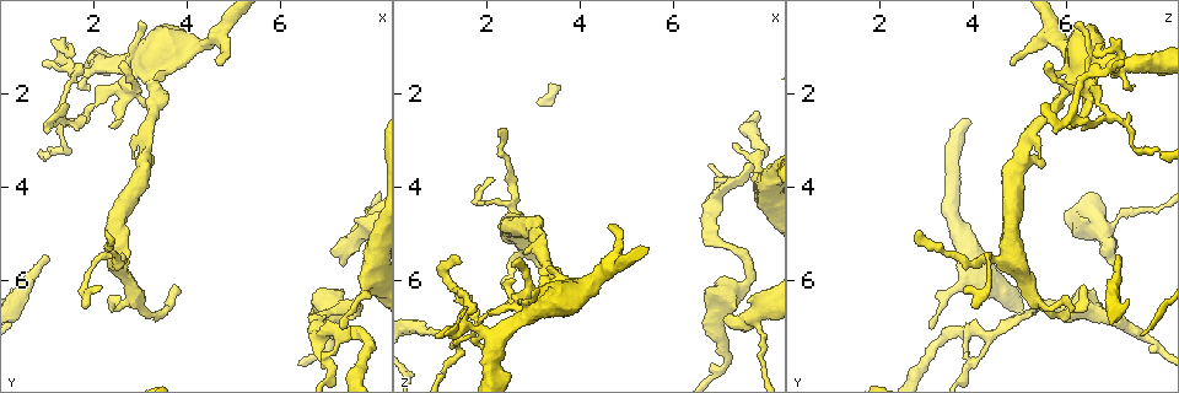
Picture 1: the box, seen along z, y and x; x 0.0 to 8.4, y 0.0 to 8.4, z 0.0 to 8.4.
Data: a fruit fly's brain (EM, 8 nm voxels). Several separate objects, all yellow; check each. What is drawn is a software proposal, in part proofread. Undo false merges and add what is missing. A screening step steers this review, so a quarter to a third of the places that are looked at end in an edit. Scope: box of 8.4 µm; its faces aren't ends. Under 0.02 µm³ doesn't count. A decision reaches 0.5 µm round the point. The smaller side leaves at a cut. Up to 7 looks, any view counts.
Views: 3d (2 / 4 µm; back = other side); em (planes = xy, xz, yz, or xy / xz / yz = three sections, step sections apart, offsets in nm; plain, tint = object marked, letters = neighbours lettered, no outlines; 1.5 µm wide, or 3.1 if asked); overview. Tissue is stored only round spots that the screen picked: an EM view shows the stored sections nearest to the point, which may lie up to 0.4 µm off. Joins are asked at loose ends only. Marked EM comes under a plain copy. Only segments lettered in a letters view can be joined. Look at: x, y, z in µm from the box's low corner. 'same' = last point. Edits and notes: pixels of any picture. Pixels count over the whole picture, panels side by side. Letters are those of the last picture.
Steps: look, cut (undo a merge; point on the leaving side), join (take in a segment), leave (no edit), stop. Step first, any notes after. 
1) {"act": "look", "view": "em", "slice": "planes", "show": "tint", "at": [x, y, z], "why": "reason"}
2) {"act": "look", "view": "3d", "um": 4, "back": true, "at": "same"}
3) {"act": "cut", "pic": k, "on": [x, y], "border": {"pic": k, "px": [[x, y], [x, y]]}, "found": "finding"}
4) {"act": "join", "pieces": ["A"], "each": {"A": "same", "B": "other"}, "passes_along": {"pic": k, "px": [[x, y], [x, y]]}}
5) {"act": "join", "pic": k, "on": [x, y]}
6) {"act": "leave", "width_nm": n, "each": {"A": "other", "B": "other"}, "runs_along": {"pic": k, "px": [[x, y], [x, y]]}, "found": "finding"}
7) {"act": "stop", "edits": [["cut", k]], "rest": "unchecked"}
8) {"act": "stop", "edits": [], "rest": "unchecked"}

{"act": "look", "view": "3d", "um": 4, "at": [1.40, 3.25, 7.55], "why": "sharp bend"}

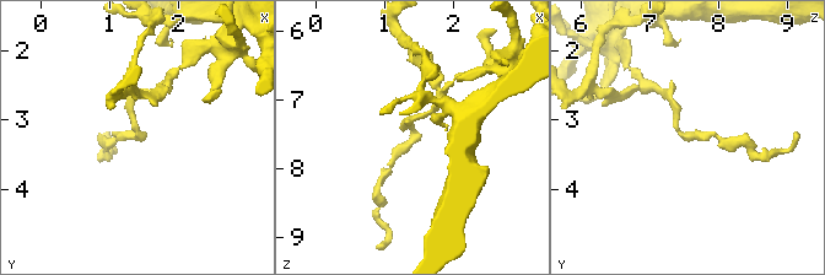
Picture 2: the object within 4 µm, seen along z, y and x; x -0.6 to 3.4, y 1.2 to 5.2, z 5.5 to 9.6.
{"act": "look", "view": "em", "slice": "planes", "show": "letters", "at": [1.45, 3.25, 7.55], "why": "shape alone is not enough"}

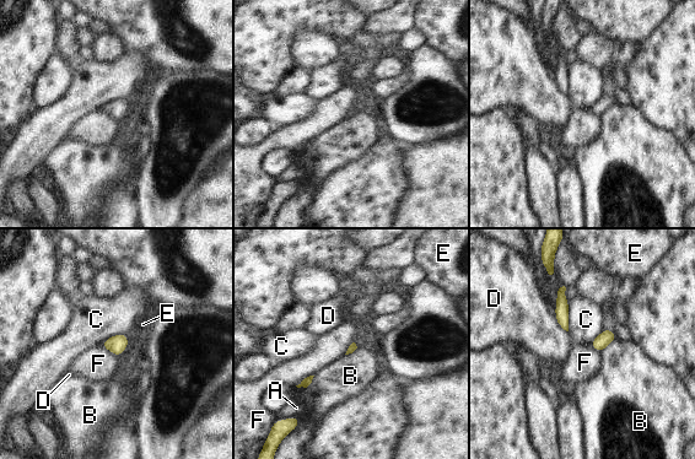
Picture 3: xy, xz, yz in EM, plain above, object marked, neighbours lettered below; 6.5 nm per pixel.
{"act": "leave", "each": {"A": "other", "B": "other", "C": "other", "D": "other", "E": "other", "F": "other"}, "border": {"pic": 3, "px": [[313, 374], [310, 374], [295, 385]]}, "found": "one cell here"}

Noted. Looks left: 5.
{"act": "look", "view": "3d", "um": 2, "at": [0.95, 5.40, 7.10], "why": "branch stops here"}

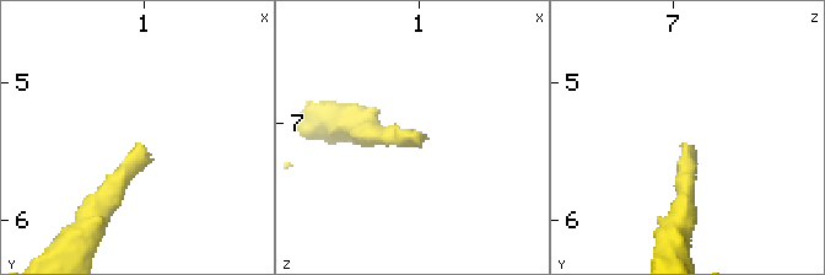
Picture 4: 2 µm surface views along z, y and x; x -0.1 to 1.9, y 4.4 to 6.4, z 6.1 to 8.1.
{"act": "look", "view": "em", "um": 3.1, "slice": "planes", "show": "letters", "at": [0.96, 5.44, 7.12], "why": "now the EM"}

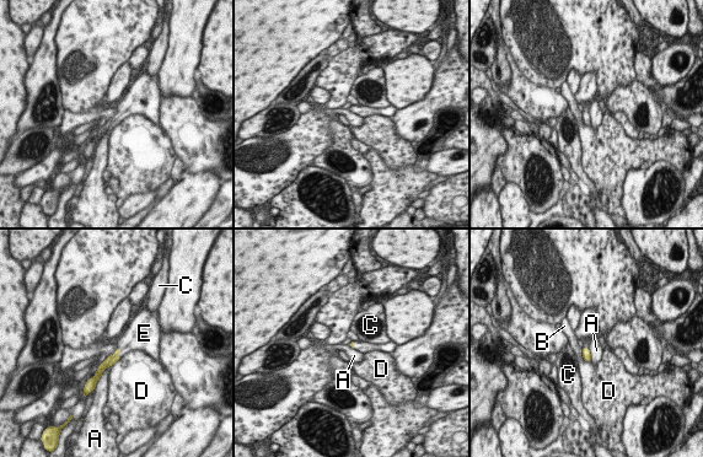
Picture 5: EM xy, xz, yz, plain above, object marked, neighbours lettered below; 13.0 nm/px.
{"act": "join", "pieces": ["E"], "each": {"A": "other", "B": "other", "C": "other", "D": "other", "E": "same"}, "passes_along": {"pic": 5, "px": [[111, 360], [118, 353], [132, 339]]}, "found": "the cell continues"}

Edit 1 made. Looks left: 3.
{"act": "look", "view": "em", "slice": "planes", "show": "letters", "at": [4.70, 1.45, 4.85], "why": "free end"}

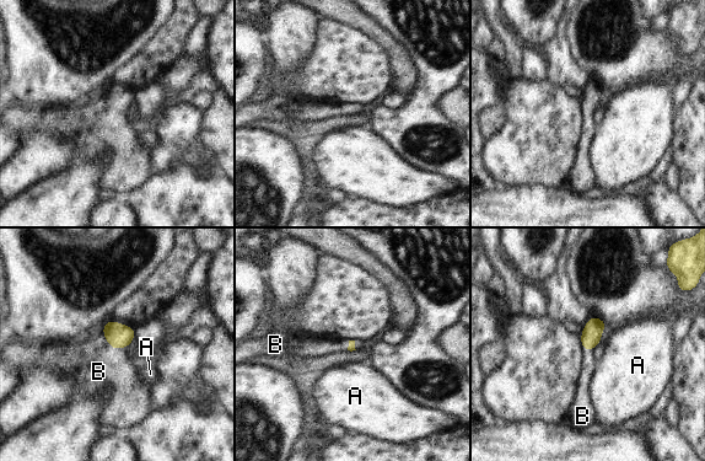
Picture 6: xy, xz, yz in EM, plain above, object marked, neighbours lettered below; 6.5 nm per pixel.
{"act": "join", "pieces": ["B"], "longest_contact_nm": ["B", 200], "each": {"A": "other", "B": "same"}, "passes_along": {"pic": 6, "px": [[118, 336], [111, 346], [98, 371]]}, "found": "the cell continues"}

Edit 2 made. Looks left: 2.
{"act": "stop", "edits": [["join", 5], ["join", 6]], "rest": "unchecked"}

